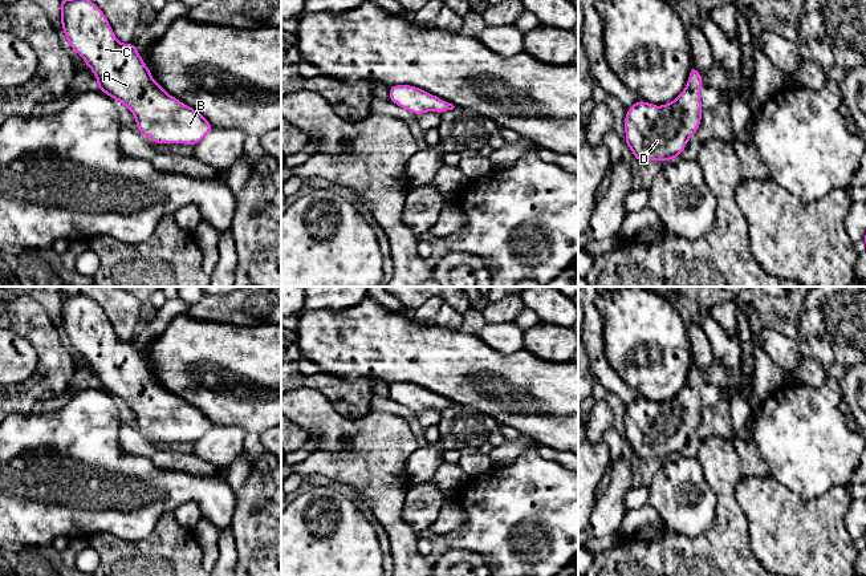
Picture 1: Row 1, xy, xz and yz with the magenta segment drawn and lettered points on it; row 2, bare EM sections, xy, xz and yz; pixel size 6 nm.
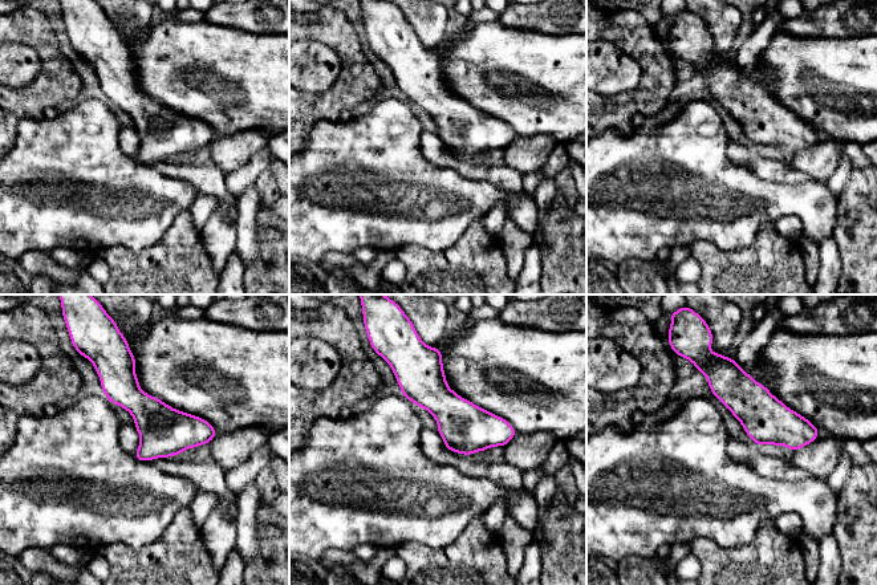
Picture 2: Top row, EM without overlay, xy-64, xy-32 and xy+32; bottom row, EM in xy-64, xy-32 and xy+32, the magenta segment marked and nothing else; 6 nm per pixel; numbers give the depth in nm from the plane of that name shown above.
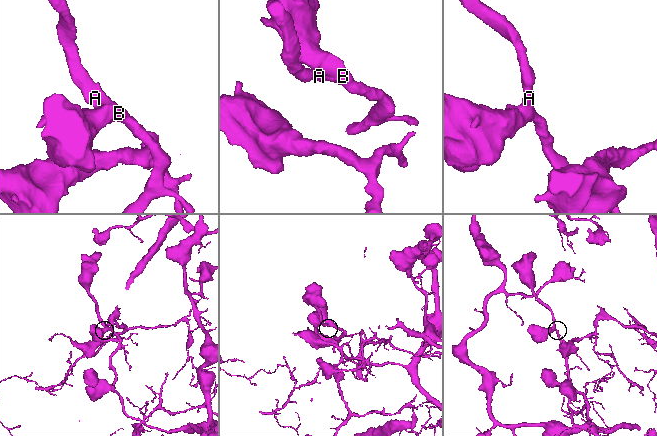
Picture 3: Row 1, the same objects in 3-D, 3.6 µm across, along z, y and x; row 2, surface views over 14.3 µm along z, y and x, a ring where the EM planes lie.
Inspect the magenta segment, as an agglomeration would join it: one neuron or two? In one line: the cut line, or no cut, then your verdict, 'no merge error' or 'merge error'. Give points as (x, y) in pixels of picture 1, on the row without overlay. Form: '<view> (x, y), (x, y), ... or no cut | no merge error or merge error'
no cut | no merge error

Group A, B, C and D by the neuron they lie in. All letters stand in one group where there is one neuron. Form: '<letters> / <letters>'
A B C D

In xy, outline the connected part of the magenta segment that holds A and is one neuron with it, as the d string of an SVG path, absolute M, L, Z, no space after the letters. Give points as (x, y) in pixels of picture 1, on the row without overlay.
M61 293L61 323L68 341L92 366L101 389L127 403L137 418L137 427L160 441L186 441L195 443L212 426L199 409L170 393L153 374L135 341L117 337L106 312L85 293L66 296Z

